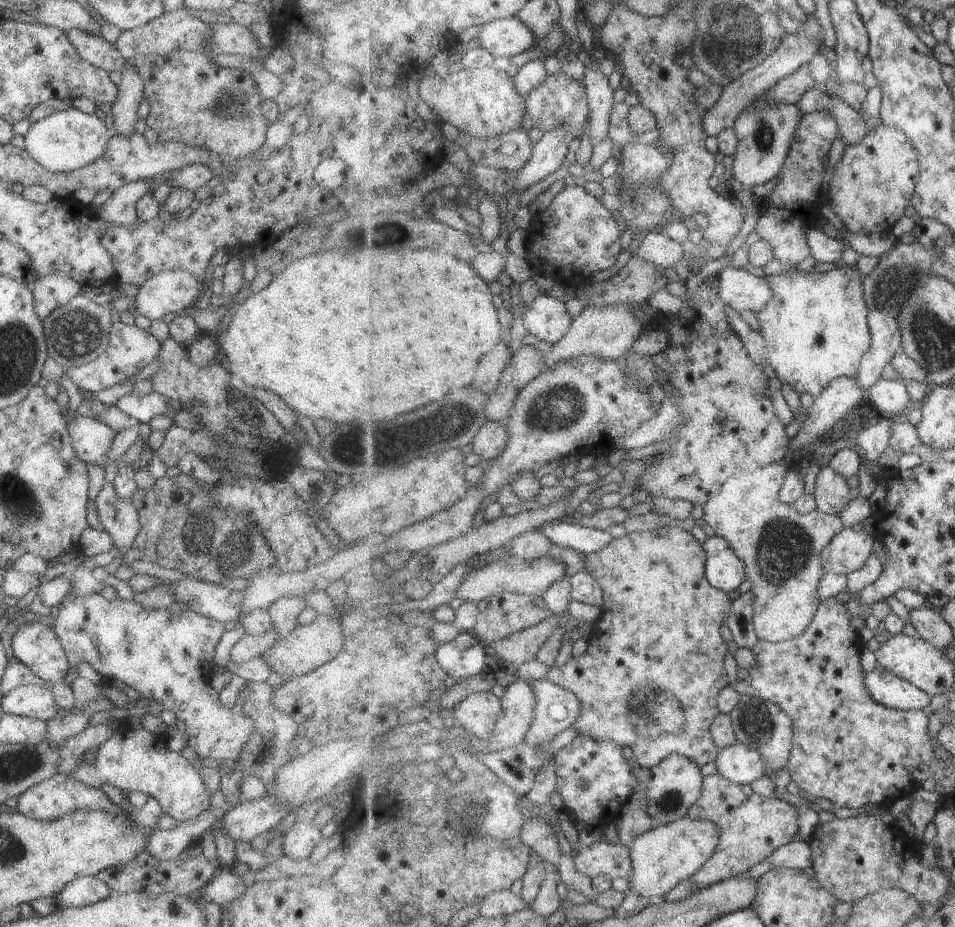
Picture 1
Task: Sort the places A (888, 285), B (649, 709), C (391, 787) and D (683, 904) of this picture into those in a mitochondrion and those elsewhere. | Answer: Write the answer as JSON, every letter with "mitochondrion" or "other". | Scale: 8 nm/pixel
{"A":"mitochondrion","B":"mitochondrion","C":"other","D":"other"}

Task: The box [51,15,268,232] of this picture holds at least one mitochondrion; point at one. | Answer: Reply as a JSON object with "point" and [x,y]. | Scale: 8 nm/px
{"point":[233,102]}

